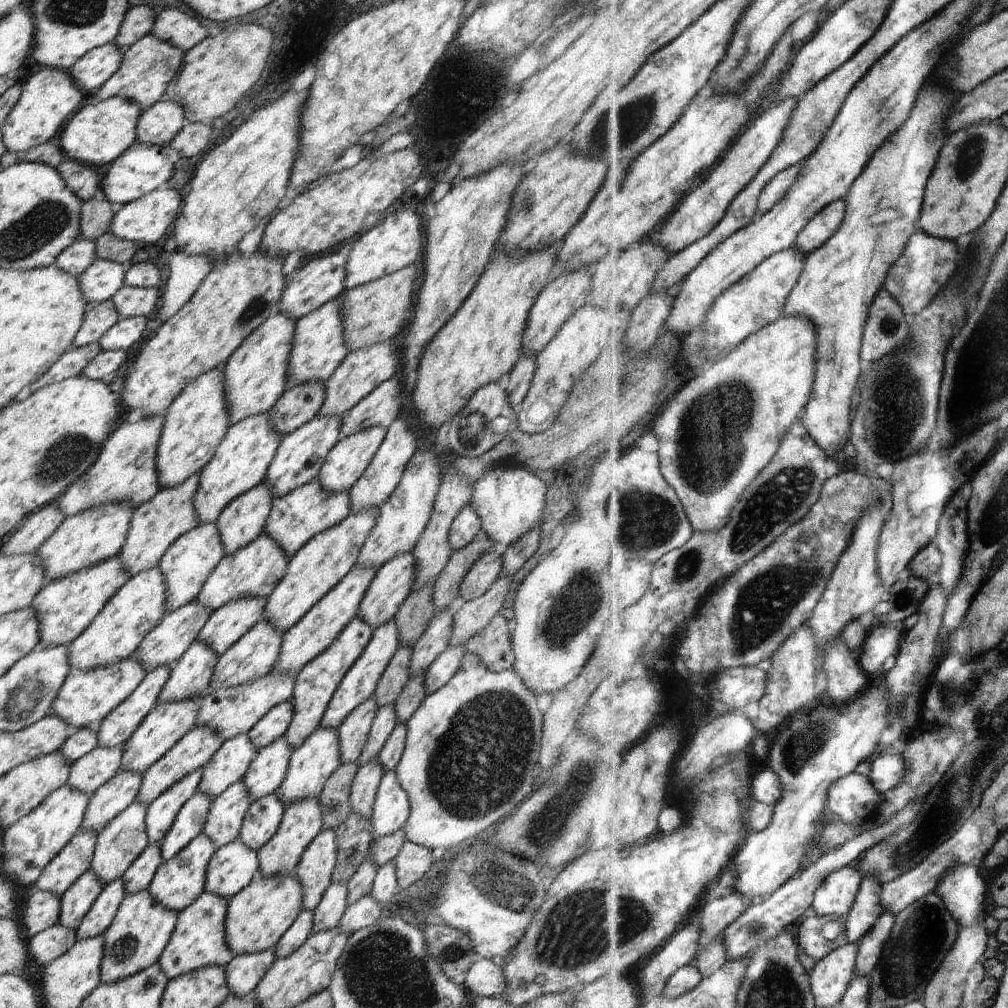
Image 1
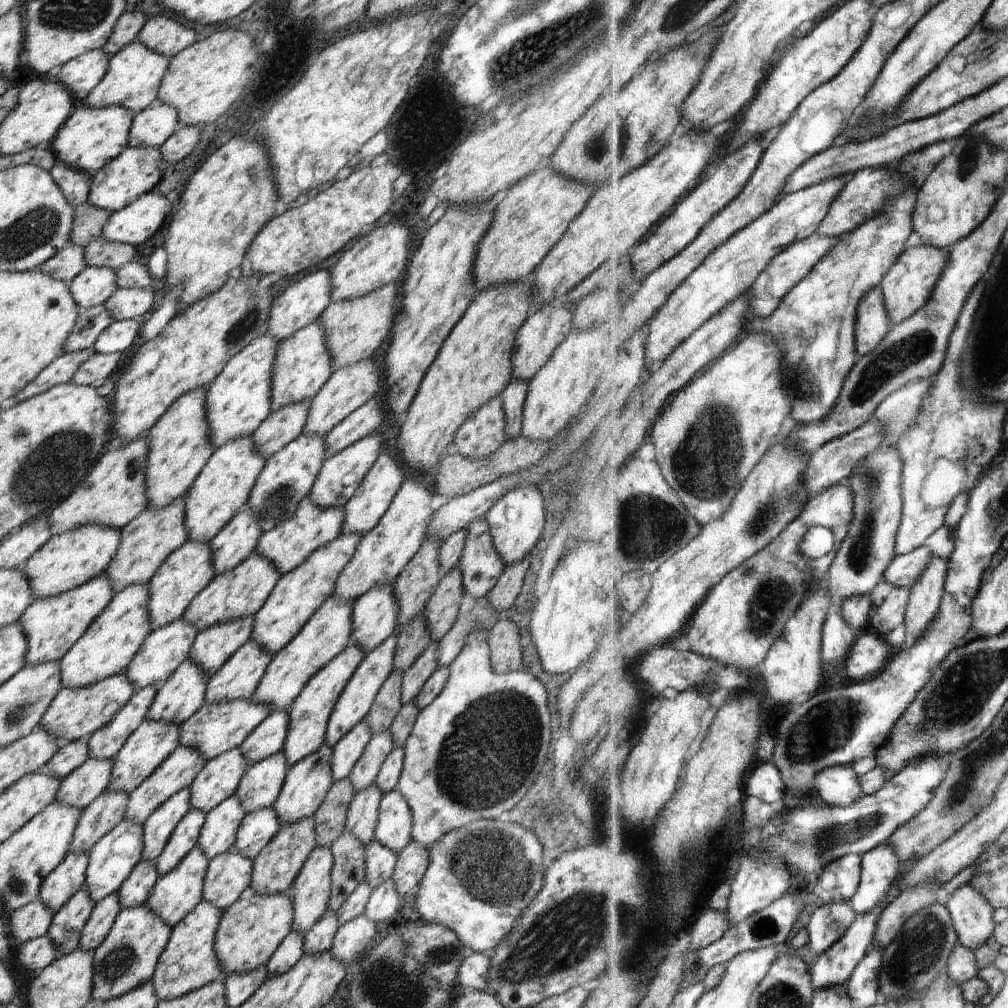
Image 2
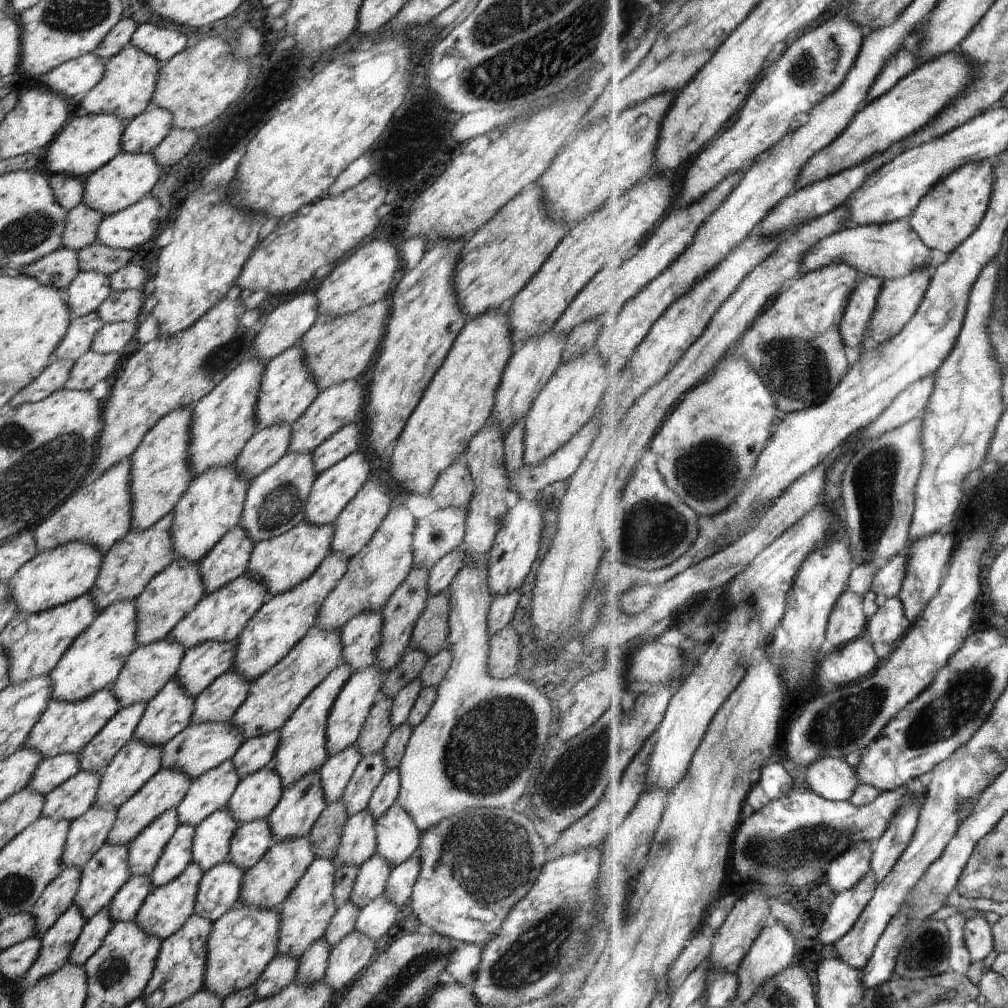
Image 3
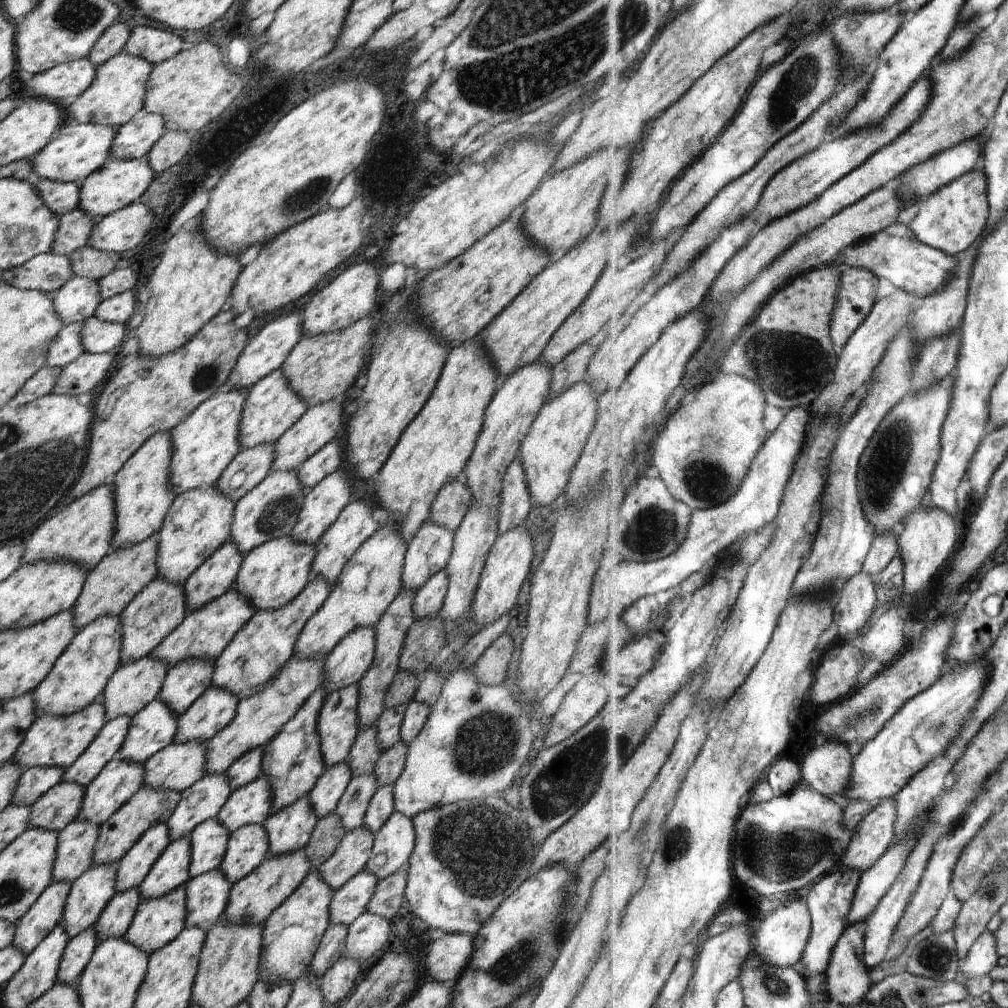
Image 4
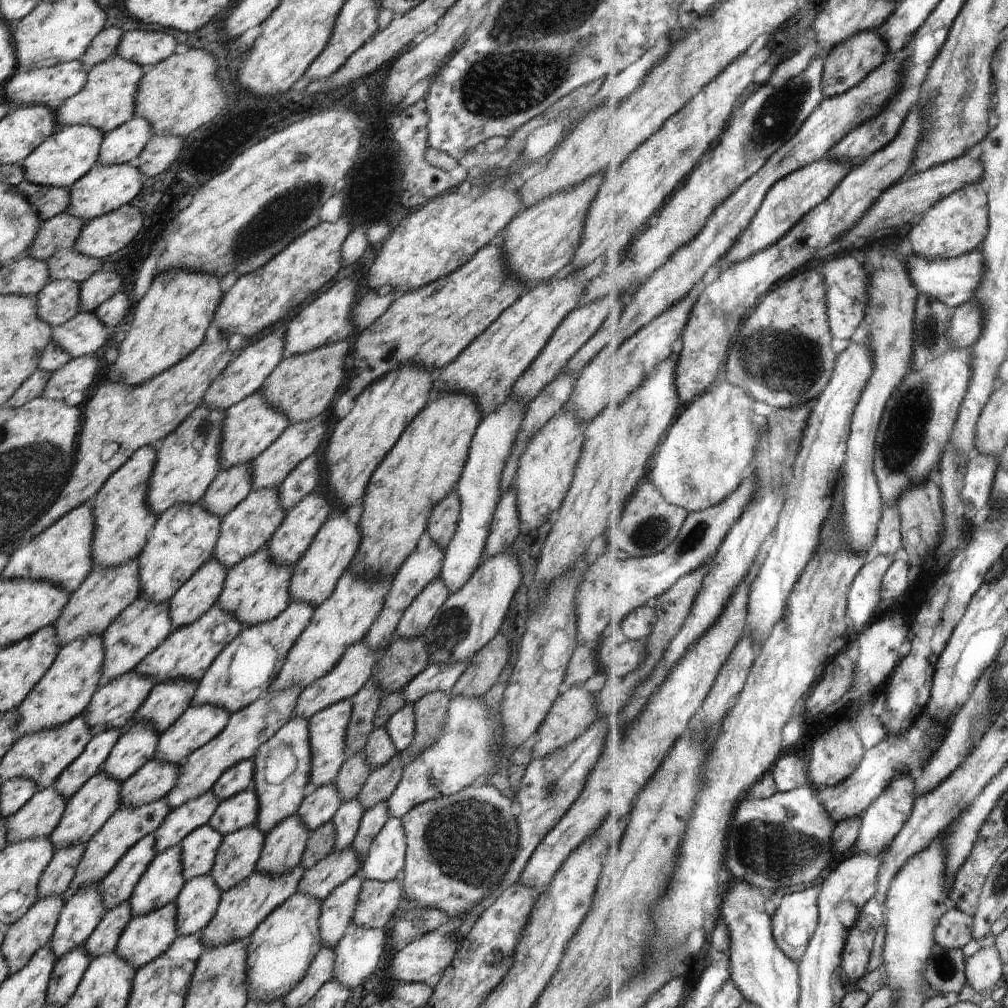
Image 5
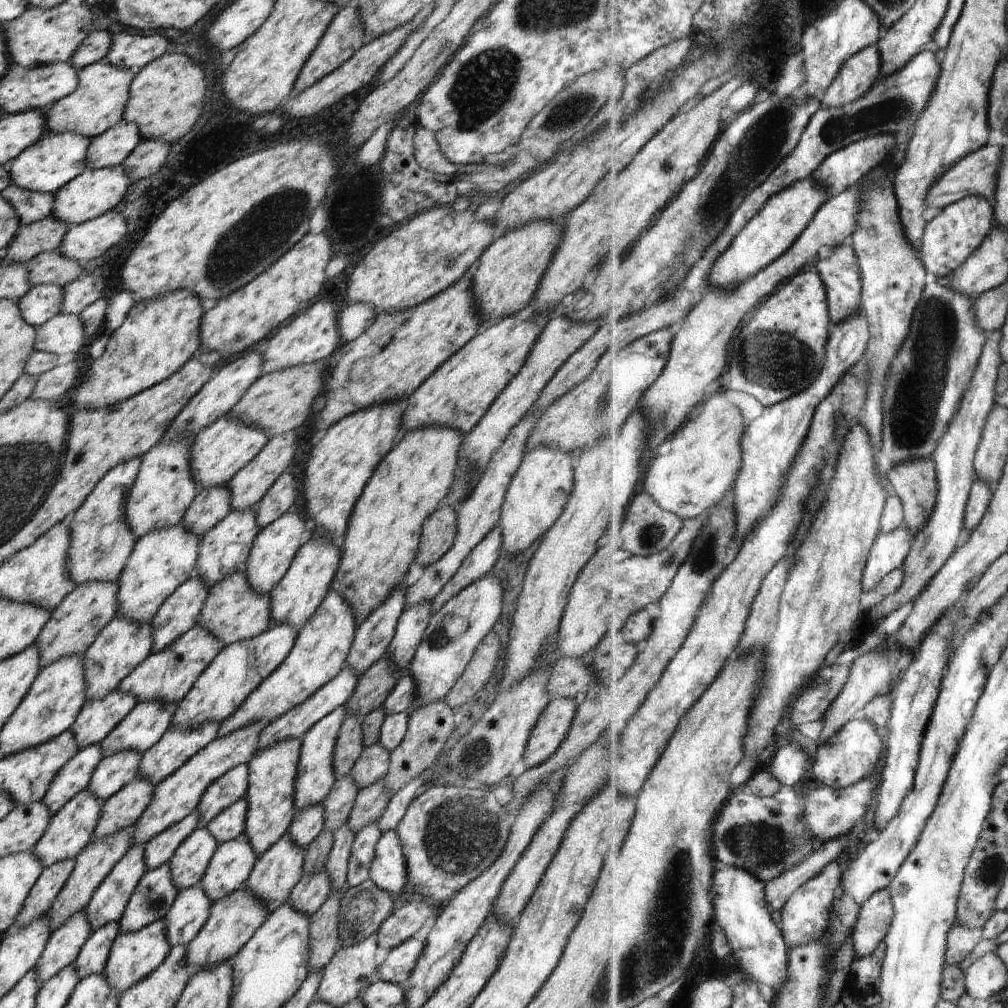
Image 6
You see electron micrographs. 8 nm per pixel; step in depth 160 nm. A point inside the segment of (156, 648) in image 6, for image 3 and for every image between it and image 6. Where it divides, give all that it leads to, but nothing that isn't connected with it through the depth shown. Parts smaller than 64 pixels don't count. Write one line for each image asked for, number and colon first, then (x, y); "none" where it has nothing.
3: (229, 558)
4: (214, 577)
5: (200, 593)

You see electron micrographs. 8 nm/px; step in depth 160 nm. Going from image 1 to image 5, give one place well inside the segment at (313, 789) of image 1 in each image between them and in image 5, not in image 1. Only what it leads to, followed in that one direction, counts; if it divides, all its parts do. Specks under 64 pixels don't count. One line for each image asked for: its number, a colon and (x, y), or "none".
2: (306, 784)
3: (300, 806)
4: (289, 830)
5: (284, 846)

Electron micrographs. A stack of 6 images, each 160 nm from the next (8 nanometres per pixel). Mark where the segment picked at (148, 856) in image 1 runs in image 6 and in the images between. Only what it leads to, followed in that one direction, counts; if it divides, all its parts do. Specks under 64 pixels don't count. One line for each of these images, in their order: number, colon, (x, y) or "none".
2: (136, 889)
3: (129, 899)
4: (115, 919)
5: (104, 939)
6: (93, 956)

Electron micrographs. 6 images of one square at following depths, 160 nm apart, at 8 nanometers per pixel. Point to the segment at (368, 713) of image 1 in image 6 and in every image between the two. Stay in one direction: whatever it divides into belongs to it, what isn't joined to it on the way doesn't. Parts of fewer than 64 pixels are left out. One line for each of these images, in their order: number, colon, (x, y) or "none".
2: (347, 752)
3: (335, 774)
4: (324, 798)
5: (319, 808)
6: (308, 823)

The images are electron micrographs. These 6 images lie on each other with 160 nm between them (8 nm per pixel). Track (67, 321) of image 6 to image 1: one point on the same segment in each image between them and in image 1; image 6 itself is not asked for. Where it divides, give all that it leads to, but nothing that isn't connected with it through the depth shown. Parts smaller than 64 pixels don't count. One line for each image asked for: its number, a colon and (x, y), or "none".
1: (125, 333)
2: (119, 336)
3: (112, 338)
4: (97, 336)
5: (83, 334)

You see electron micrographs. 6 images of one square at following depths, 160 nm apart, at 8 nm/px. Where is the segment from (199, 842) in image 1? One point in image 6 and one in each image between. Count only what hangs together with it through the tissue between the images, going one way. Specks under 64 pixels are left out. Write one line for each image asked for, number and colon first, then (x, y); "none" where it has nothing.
2: (177, 893)
3: (166, 909)
4: (156, 922)
5: (145, 938)
6: (133, 956)

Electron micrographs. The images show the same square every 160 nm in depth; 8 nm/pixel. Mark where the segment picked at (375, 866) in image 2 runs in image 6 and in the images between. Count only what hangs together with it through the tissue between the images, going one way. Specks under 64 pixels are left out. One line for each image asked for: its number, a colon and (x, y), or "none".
3: (373, 875)
4: (349, 902)
5: (335, 919)
6: (324, 941)

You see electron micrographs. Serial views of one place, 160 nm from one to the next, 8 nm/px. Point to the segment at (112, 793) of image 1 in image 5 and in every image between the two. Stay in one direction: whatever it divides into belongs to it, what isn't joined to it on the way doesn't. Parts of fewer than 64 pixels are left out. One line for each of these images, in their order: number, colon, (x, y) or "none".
2: (101, 815)
3: (88, 833)
4: (76, 841)
5: (56, 879)

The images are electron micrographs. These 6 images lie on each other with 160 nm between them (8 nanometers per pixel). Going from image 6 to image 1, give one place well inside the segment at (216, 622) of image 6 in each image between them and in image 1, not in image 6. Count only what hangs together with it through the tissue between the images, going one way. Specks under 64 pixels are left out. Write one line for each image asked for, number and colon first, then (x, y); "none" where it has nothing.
1: (295, 518)
2: (289, 545)
3: (281, 563)
4: (271, 575)
5: (257, 590)

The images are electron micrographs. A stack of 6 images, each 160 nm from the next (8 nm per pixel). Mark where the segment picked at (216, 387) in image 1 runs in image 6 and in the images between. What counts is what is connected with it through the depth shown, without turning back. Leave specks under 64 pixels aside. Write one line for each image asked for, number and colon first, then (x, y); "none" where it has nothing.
2: (179, 446)
3: (161, 472)
4: (142, 494)
5: (122, 520)
6: (100, 541)

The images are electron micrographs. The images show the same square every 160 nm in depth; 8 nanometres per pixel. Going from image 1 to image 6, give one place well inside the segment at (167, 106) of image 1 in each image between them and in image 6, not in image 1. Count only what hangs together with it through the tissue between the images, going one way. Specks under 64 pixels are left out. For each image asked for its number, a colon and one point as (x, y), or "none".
2: (152, 127)
3: (145, 132)
4: (133, 140)
5: (123, 145)
6: (109, 149)

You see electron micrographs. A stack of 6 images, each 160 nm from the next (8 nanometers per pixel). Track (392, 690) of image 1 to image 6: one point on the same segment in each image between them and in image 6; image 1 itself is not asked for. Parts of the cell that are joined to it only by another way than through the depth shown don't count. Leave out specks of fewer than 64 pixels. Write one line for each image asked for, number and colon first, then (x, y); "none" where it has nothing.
2: (387, 704)
3: (374, 734)
4: (365, 750)
5: (352, 776)
6: (337, 806)

